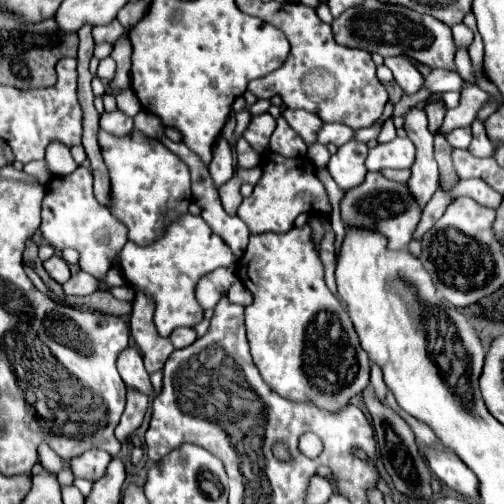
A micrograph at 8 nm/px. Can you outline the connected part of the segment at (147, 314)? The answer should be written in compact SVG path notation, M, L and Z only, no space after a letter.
M138 290L136 298L134 298L134 308L132 308L130 332L132 332L132 338L136 340L138 350L144 356L144 364L146 364L148 374L162 370L168 356L174 350L170 340L162 338L156 332L156 326L154 326L154 320L152 320L154 310L156 310L154 298Z

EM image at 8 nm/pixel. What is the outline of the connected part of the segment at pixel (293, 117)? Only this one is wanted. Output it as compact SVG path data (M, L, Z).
M284 108L282 110L282 118L306 140L306 144L314 144L314 136L316 136L316 128L320 128L322 120L314 113L306 110L292 110L292 108Z

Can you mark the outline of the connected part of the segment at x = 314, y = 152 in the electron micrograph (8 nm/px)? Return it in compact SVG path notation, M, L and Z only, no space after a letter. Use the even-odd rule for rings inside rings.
M316 143L308 147L307 158L316 168L326 167L330 156L331 154L325 145Z

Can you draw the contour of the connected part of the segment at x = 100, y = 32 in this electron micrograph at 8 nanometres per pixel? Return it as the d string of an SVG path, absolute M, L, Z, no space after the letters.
M112 20L110 24L106 24L106 26L96 26L94 30L92 30L92 36L94 36L94 42L96 44L102 44L102 42L110 42L110 44L114 44L120 36L124 36L126 34L126 30L120 26L120 22L118 20Z

